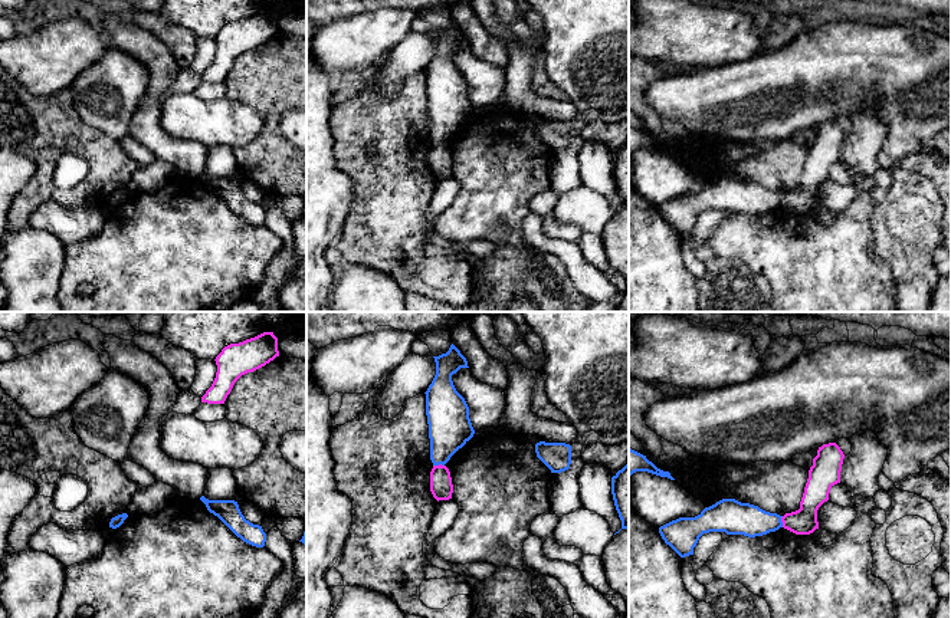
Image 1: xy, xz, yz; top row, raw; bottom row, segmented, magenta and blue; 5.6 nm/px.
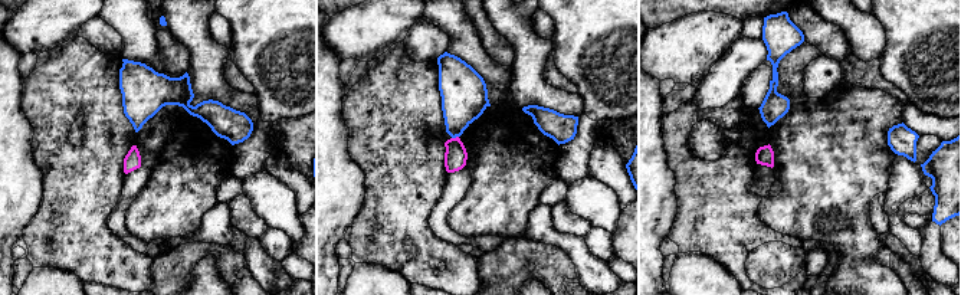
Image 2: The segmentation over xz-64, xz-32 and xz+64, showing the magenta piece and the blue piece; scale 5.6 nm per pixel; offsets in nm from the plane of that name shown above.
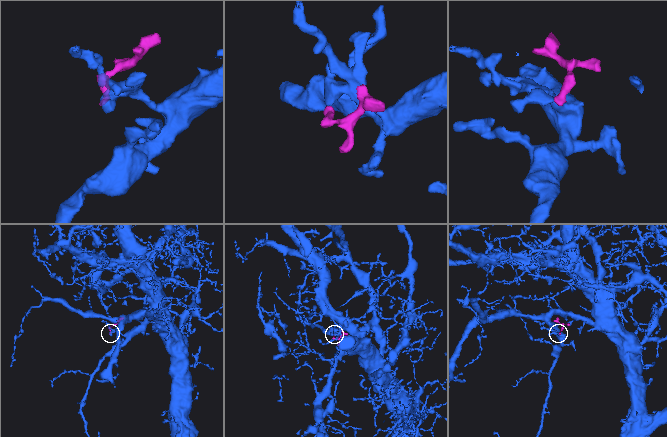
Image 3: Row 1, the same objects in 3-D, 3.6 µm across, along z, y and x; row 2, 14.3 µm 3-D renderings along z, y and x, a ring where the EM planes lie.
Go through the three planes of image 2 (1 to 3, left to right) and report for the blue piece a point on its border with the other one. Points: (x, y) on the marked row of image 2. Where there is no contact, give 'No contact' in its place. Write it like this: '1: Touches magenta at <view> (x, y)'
1: No contact
2: Touches magenta at xz-32 (456, 137)
3: No contact

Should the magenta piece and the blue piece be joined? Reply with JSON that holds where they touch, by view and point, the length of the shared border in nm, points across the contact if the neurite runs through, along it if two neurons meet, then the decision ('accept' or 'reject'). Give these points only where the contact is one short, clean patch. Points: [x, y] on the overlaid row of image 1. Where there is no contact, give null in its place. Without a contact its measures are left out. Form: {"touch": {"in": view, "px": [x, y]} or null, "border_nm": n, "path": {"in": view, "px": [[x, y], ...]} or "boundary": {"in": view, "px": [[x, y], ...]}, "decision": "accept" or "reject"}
{"touch": {"in": "xz", "px": [439, 464]}, "border_nm": 60, "boundary": {"in": "xz", "px": [[443, 464], [433, 466]]}, "decision": "reject"}

